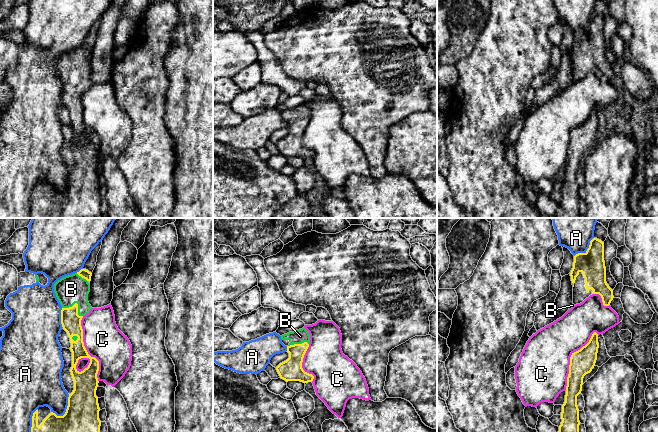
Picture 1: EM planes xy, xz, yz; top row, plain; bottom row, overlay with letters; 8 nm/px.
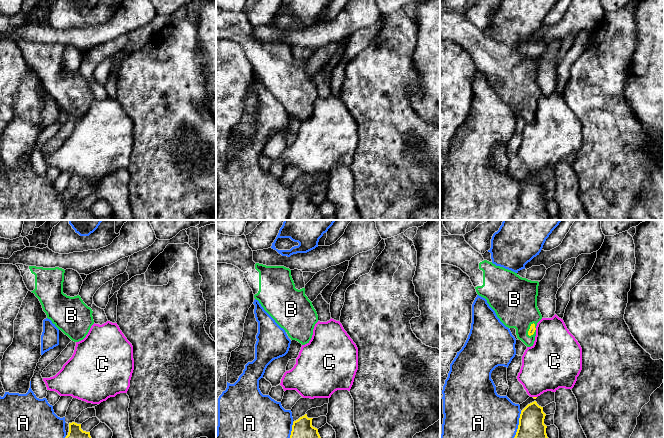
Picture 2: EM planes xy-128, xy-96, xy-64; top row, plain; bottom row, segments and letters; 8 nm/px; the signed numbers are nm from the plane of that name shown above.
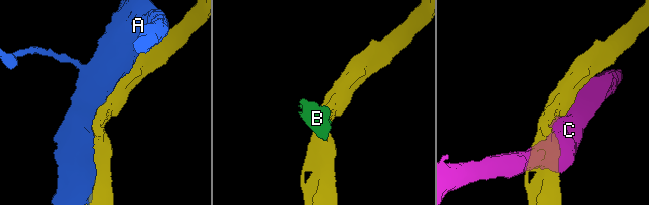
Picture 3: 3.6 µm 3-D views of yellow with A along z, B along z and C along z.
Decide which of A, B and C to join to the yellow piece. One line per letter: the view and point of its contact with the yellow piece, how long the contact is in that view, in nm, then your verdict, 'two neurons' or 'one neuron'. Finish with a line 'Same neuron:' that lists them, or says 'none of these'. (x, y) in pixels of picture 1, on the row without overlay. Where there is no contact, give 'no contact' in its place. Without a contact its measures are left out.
A: contact xy (66, 186); length 220 nm; two neurons
B: contact xy (77, 80); length 180 nm; one neuron
C: contact xy (86, 126); length 550 nm; two neurons
Same neuron: B

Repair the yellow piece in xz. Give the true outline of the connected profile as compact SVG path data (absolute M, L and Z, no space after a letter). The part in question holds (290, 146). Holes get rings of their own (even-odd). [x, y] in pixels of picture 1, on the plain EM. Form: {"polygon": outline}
{"polygon": "M302 104L282 111L281 115L288 116L290 119L287 122L289 134L276 143L280 154L286 158L312 158L314 152L305 148L302 144L303 134L310 119L309 108L305 104Z"}

